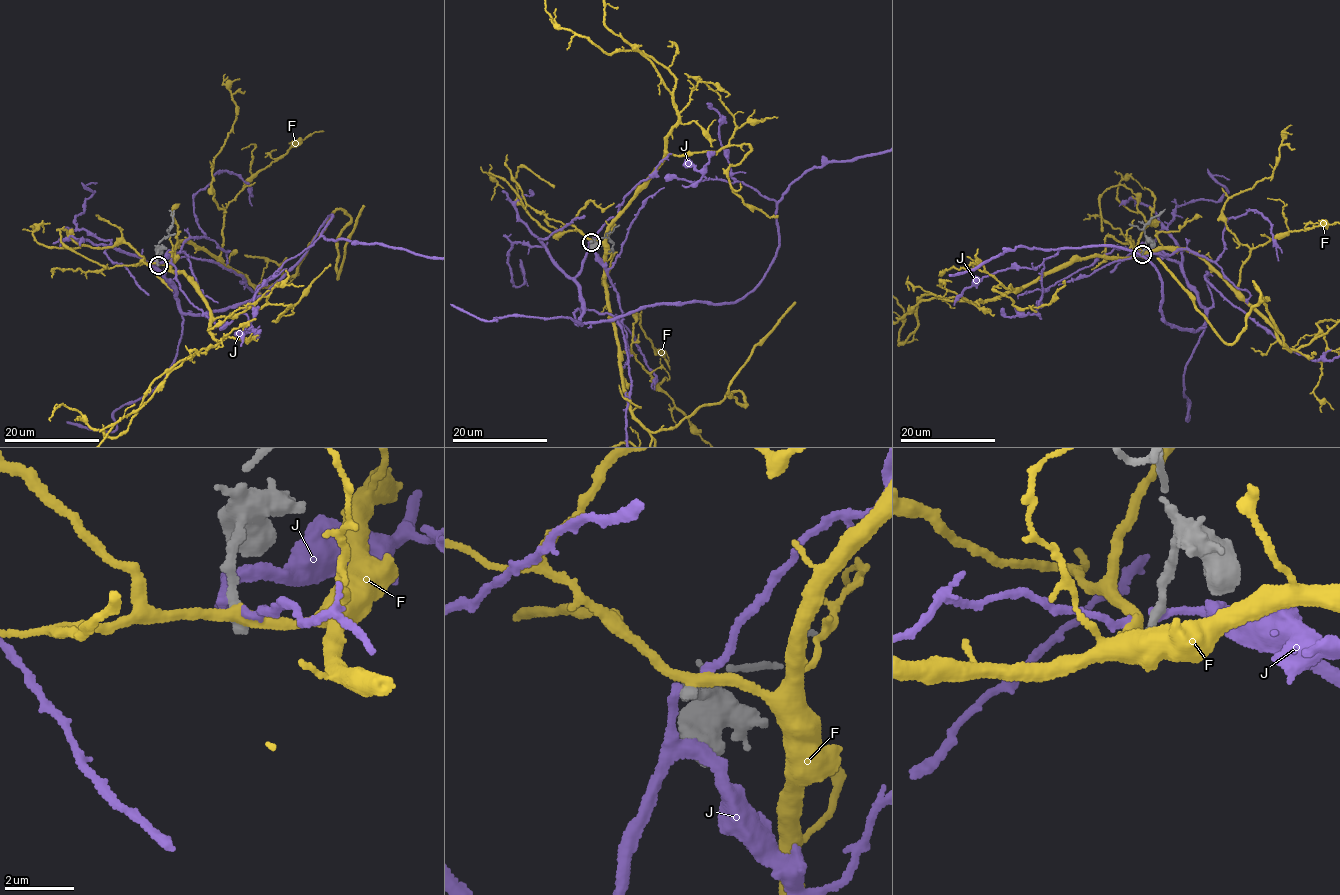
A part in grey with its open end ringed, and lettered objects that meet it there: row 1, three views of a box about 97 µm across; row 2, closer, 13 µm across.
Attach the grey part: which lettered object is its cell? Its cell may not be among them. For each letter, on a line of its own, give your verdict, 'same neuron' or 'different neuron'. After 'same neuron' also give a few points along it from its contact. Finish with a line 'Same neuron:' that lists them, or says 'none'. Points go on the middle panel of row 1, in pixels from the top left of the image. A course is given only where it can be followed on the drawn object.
F: different neuron
J: different neuron
Same neuron: none

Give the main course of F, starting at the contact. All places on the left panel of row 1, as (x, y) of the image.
F: (157, 264), (189, 240), (257, 286), (281, 285), (339, 209), (350, 217), (339, 235), (336, 279), (364, 206)

